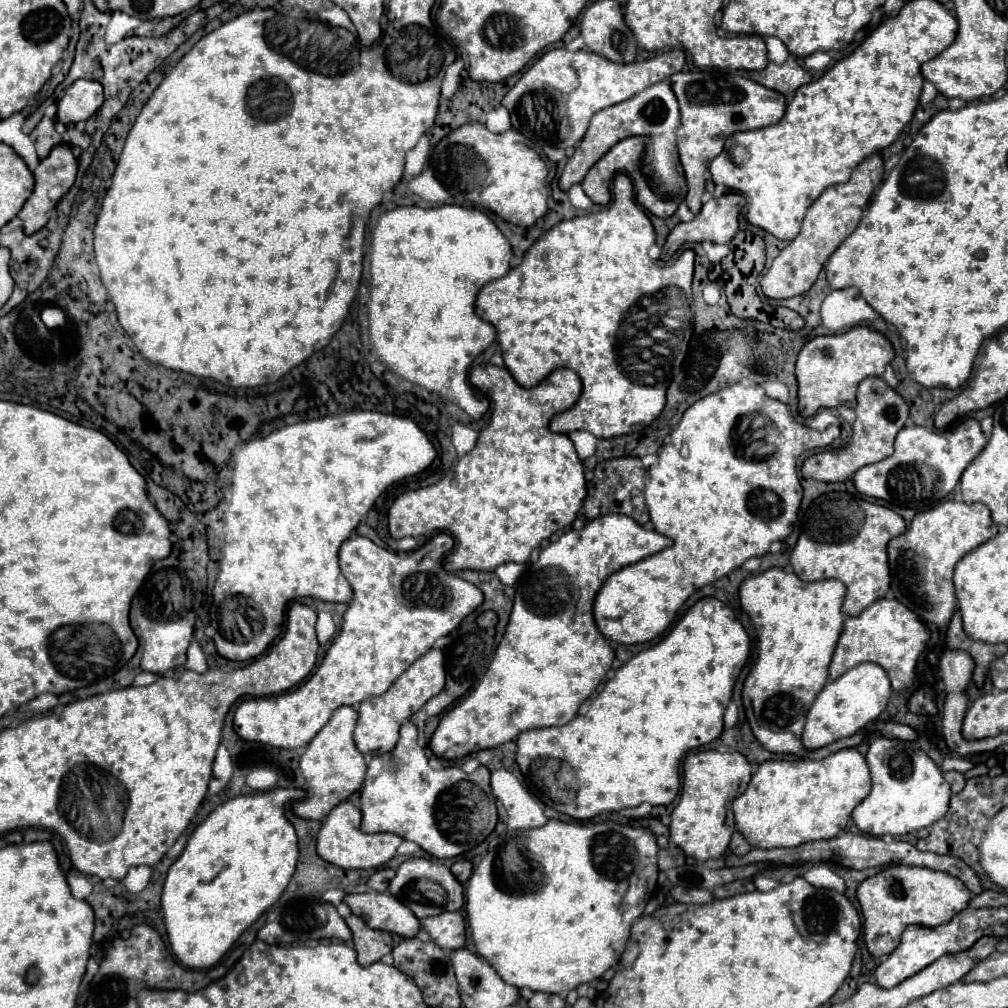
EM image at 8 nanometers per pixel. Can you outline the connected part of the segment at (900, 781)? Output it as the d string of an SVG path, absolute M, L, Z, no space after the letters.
M878 735L870 743L866 761L872 773L872 791L852 813L854 823L862 833L900 837L930 827L946 815L952 797L950 783L944 779L940 767L920 747L910 741Z

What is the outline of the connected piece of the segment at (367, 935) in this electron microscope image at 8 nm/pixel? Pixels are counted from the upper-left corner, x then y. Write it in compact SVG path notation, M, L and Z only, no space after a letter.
M356 915L346 917L346 923L348 923L348 927L352 929L354 947L356 947L356 953L358 953L358 963L360 963L362 967L380 961L386 953L392 951L394 939L392 939L390 933L380 931L380 929L370 929L370 927L368 927L360 917L356 917Z

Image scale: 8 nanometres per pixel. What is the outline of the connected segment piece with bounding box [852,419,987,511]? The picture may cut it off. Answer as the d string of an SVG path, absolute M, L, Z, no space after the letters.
M966 419L952 431L928 431L920 425L904 427L896 435L894 453L878 463L866 465L854 473L854 485L862 495L888 501L898 507L926 511L936 507L956 487L964 469L984 449L987 439L976 419Z

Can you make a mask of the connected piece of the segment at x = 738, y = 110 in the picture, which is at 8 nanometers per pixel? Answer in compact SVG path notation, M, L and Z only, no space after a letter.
M720 69L680 71L670 77L672 91L680 103L680 127L678 127L678 153L688 181L686 203L696 215L702 207L702 193L706 185L706 171L710 161L722 153L724 141L734 131L760 129L778 123L786 113L786 97L774 89L768 89L752 79L734 75Z

